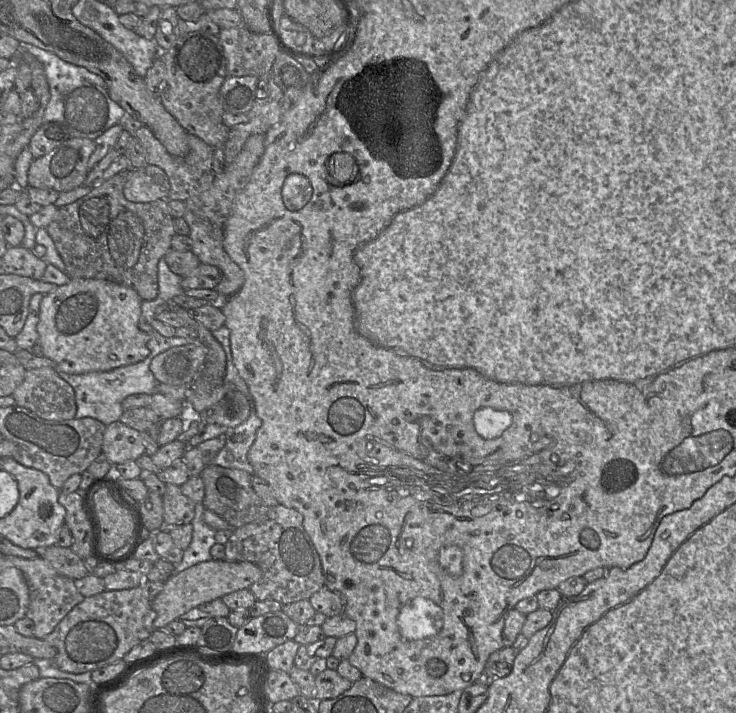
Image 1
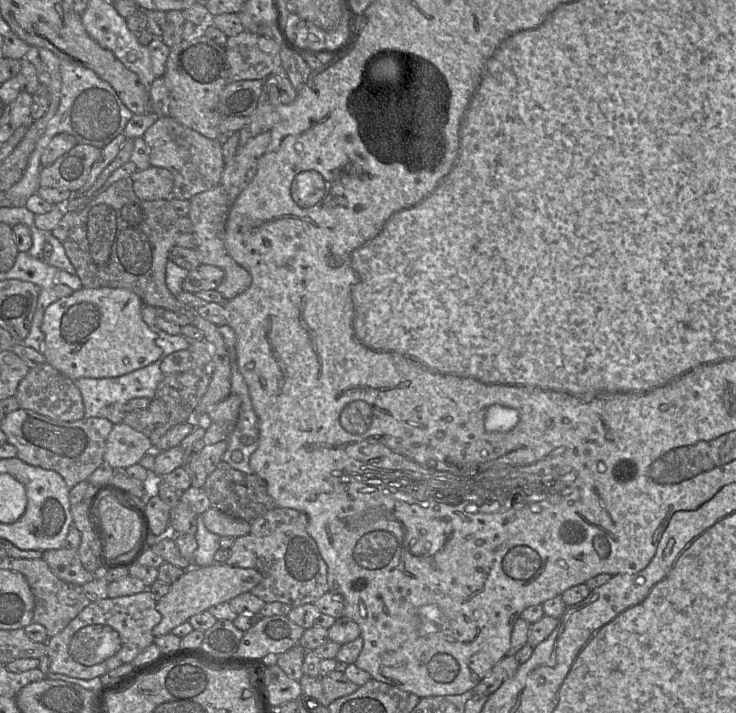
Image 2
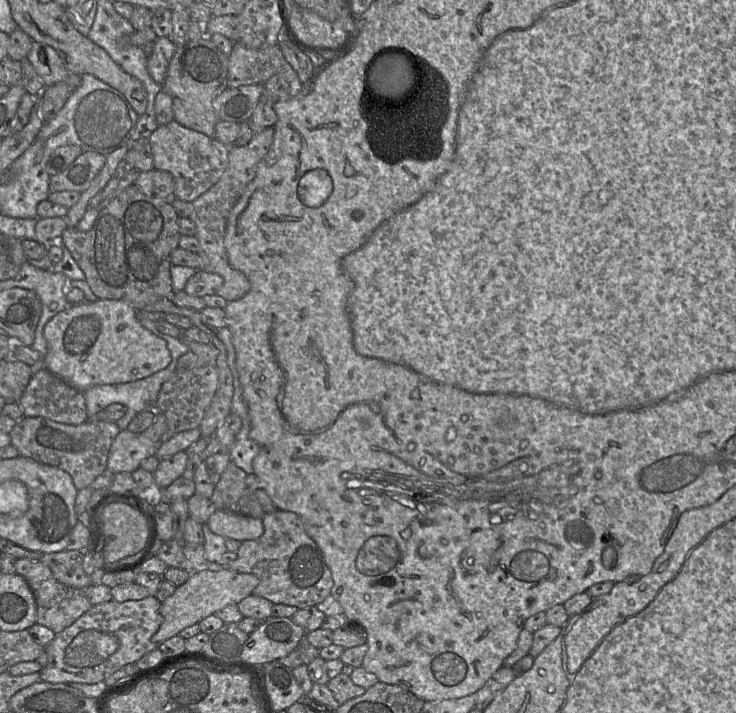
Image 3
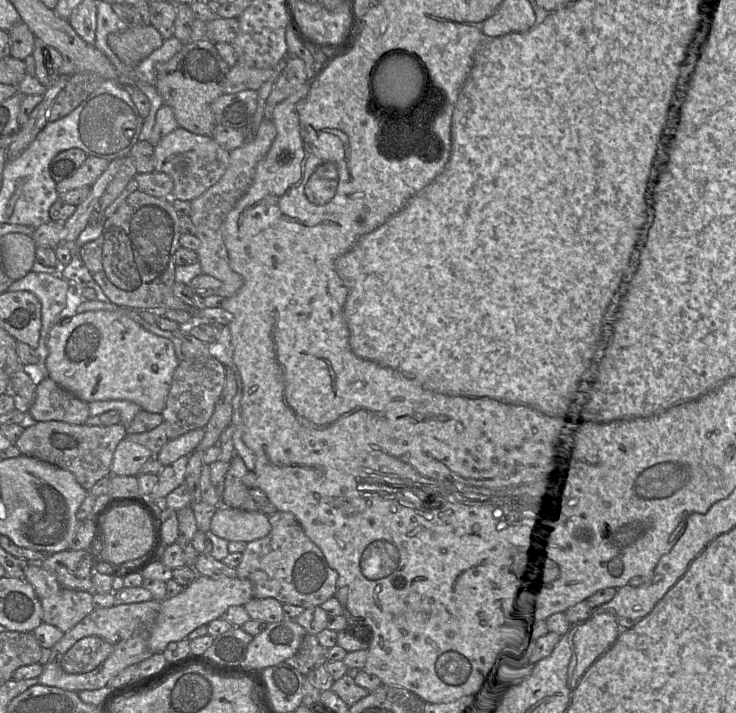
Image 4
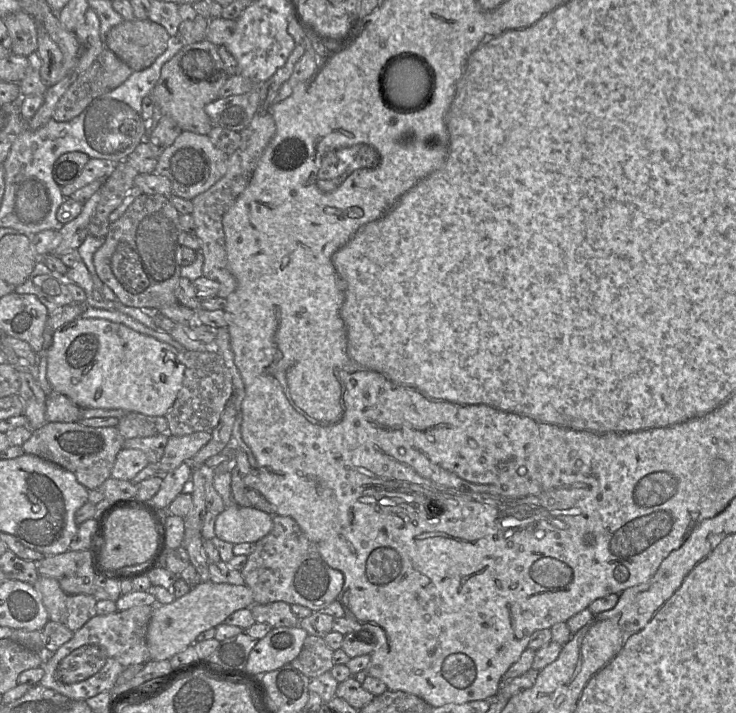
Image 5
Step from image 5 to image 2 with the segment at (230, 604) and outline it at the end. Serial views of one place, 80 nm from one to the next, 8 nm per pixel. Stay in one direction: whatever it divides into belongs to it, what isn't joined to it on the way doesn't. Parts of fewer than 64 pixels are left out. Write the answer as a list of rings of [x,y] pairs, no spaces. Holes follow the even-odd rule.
[[[213,563],[185,570],[183,575],[170,585],[168,593],[156,603],[156,609],[162,619],[153,629],[154,638],[170,633],[173,628],[187,622],[190,617],[207,611],[214,605],[229,602],[240,594],[250,592],[261,581],[262,575],[257,570],[232,567],[226,563]]]

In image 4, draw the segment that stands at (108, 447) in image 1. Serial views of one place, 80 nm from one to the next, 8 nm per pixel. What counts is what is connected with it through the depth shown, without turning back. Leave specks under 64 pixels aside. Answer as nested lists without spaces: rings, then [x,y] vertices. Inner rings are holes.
[[[126,436],[117,445],[111,464],[111,476],[138,476],[139,469],[153,457],[152,452]]]

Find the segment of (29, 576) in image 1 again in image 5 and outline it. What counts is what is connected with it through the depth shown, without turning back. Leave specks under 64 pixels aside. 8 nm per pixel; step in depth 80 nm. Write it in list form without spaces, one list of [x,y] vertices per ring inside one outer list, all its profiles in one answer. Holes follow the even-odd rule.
[[[40,576],[33,586],[40,594],[49,620],[60,623],[73,632],[96,615],[97,600],[93,595],[67,594],[55,579],[45,576]]]

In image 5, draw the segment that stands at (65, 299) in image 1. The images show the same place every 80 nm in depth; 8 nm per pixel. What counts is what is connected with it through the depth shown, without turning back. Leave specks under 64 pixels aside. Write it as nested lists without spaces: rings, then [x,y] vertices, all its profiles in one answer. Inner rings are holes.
[[[79,318],[61,327],[53,335],[53,342],[48,350],[47,356],[47,380],[51,391],[62,394],[69,398],[79,408],[102,408],[102,409],[121,409],[127,413],[141,413],[148,416],[165,416],[174,404],[177,394],[181,389],[184,378],[185,366],[178,358],[176,349],[157,340],[154,337],[141,334],[121,323],[112,322],[99,318]]]

